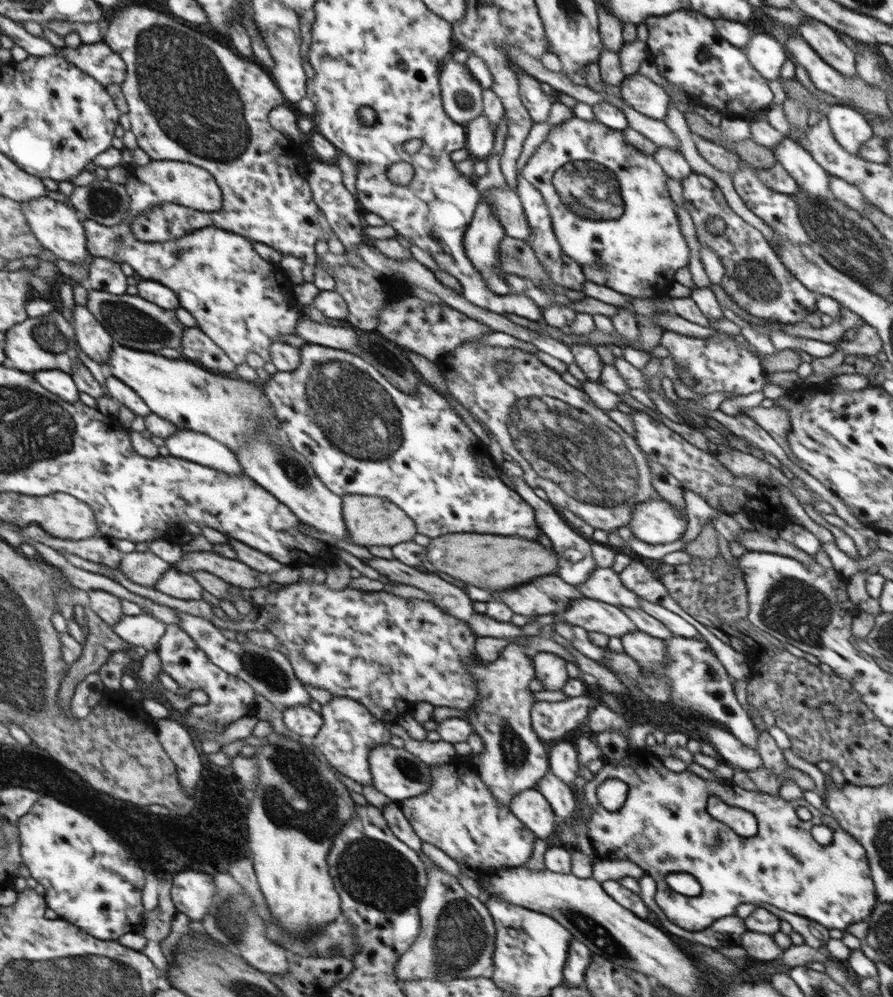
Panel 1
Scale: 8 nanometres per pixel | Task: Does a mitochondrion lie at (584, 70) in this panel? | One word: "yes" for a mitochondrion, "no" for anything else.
no

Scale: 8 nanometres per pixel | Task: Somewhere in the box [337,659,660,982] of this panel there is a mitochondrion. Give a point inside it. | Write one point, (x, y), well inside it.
(460, 940)

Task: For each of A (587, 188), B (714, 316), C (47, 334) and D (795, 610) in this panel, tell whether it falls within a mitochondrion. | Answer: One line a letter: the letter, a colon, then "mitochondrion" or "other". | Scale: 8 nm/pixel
A: mitochondrion
B: other
C: mitochondrion
D: mitochondrion

